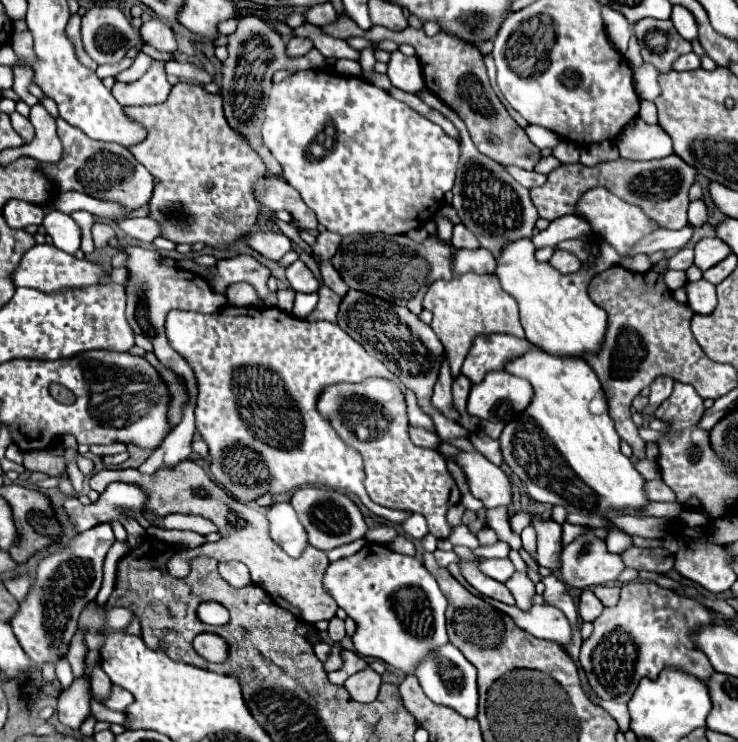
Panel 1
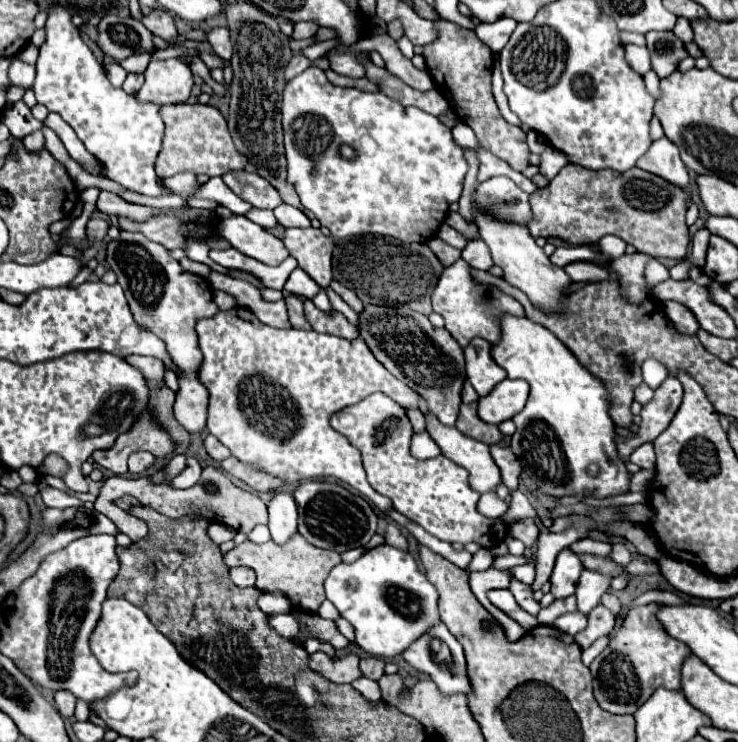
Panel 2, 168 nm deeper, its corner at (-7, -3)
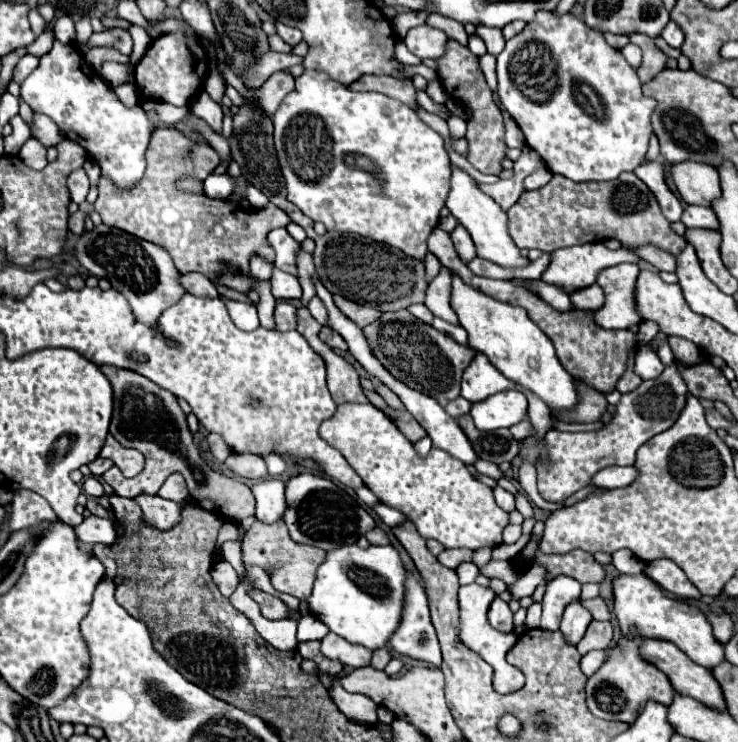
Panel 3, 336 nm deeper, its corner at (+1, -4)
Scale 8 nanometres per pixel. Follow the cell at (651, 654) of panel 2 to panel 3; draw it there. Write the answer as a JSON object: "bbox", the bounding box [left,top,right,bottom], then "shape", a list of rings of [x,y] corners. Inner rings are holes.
{"bbox":[586,638,674,724],"shape":[[[640,638],[622,642],[622,648],[614,650],[610,658],[602,664],[602,668],[592,678],[588,678],[588,686],[586,686],[588,708],[596,718],[620,720],[620,722],[632,724],[648,700],[670,706],[674,688],[668,682],[666,674],[662,674],[658,668],[654,668],[652,664],[644,662],[638,656],[638,642]]]}

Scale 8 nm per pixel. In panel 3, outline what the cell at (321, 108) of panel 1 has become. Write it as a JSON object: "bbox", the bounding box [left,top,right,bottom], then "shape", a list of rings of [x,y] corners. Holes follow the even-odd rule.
{"bbox":[274,70,450,262],"shape":[[[304,70],[304,74],[300,78],[296,78],[296,88],[282,100],[280,108],[274,114],[274,146],[276,146],[276,158],[288,188],[288,200],[292,204],[296,204],[308,218],[312,218],[314,222],[322,222],[328,230],[336,230],[336,232],[350,232],[350,234],[360,234],[384,244],[390,244],[398,250],[402,250],[404,254],[418,258],[420,262],[424,262],[426,254],[428,254],[428,246],[426,240],[430,236],[430,232],[438,226],[438,218],[440,218],[440,210],[444,208],[448,190],[450,190],[450,158],[448,152],[444,148],[444,138],[440,134],[436,134],[434,130],[430,130],[430,126],[426,126],[416,114],[414,110],[410,110],[408,106],[404,106],[398,100],[392,100],[384,94],[378,92],[350,92],[346,86],[342,86],[340,82],[336,82],[334,78],[330,78],[326,72],[318,72],[318,70]],[[358,156],[368,156],[376,166],[376,174],[366,172],[362,168],[356,166],[356,158]]]}

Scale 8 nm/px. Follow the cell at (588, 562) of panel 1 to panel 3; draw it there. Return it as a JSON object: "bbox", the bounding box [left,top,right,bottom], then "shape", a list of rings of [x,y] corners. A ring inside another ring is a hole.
{"bbox":[560,602,592,646],"shape":[[[572,602],[566,610],[564,610],[564,616],[562,616],[562,624],[560,624],[560,632],[566,640],[566,644],[572,644],[576,646],[584,634],[586,634],[586,628],[588,624],[592,622],[590,618],[590,612],[586,608],[582,608],[580,602]]]}

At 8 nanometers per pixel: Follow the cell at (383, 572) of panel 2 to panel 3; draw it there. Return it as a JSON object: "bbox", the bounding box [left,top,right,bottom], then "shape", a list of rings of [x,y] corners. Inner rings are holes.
{"bbox":[306,544,404,650],"shape":[[[356,544],[340,546],[338,550],[326,552],[326,560],[318,566],[314,590],[306,602],[312,616],[326,624],[330,632],[352,644],[378,650],[388,644],[400,624],[404,606],[404,578],[404,564],[390,544],[368,546],[366,550]]]}

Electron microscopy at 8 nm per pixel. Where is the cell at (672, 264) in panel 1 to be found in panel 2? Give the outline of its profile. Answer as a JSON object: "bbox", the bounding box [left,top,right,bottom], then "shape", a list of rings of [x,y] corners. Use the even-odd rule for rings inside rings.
{"bbox":[670,259,692,281],"shape":[[[682,259],[680,263],[676,263],[672,269],[670,269],[670,277],[676,279],[676,281],[682,281],[682,279],[688,279],[688,271],[692,269],[692,261],[688,259]]]}

